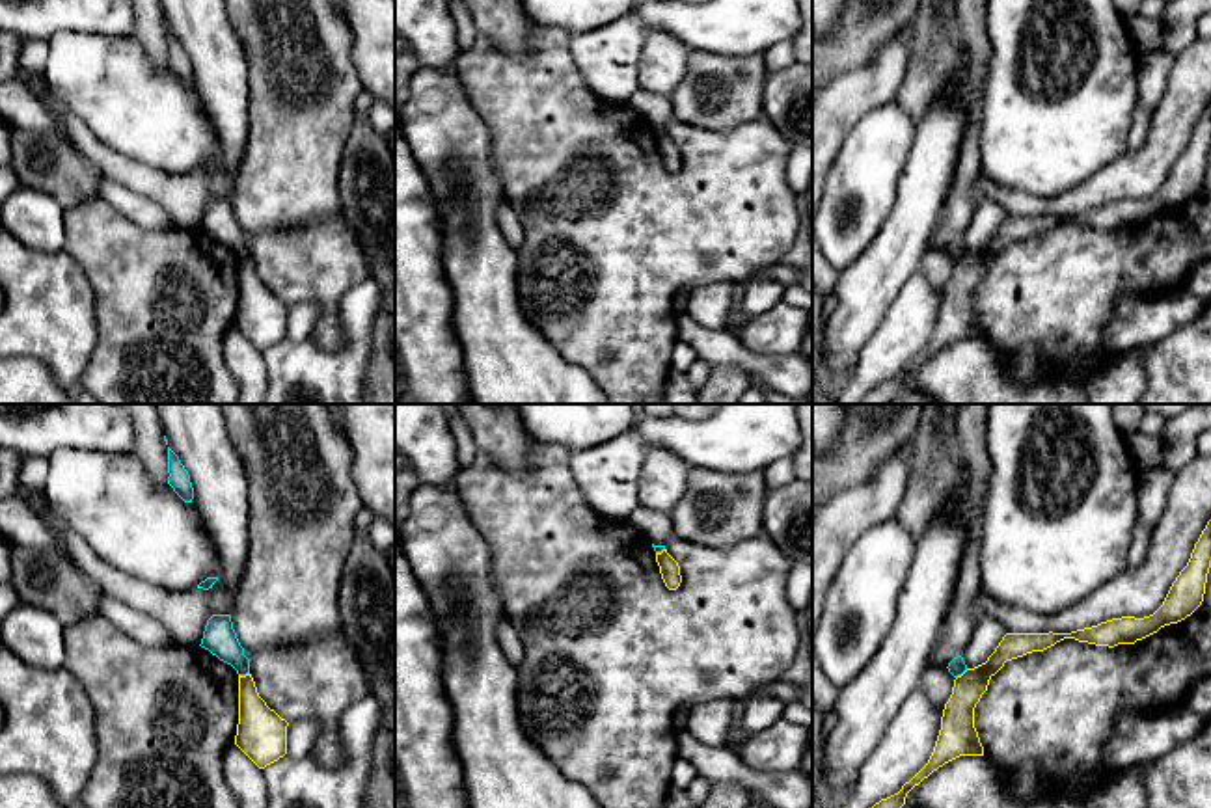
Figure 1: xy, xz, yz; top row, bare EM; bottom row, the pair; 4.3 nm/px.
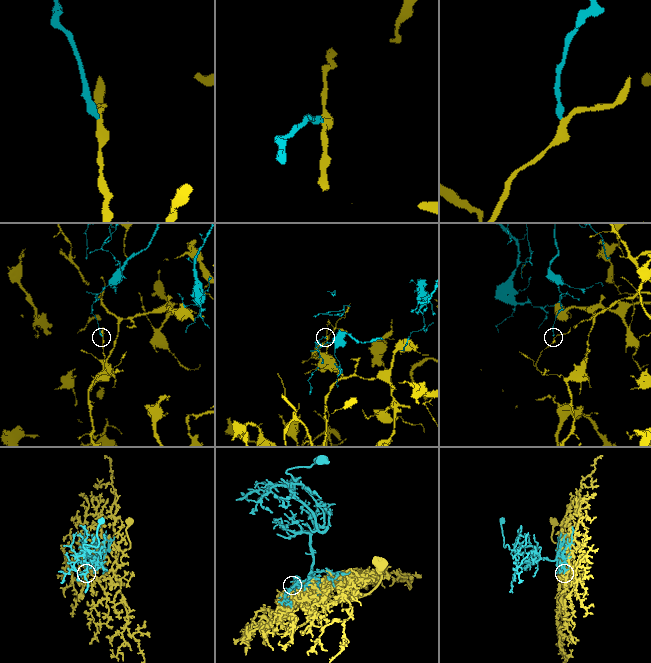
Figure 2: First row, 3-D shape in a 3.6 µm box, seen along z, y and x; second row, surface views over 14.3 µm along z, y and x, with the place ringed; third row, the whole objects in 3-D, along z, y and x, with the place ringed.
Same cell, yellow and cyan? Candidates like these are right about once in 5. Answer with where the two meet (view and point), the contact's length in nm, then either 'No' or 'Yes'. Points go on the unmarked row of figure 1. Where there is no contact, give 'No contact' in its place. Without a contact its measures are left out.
Touches yellow at yz (964, 255). Shared border 70 nm. No

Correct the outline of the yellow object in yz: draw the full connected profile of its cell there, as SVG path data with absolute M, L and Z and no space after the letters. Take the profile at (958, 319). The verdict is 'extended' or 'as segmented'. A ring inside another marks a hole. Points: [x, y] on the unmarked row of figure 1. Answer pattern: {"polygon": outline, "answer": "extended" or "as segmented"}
{"polygon": "M1211 102L1194 127L1187 149L1179 155L1163 188L1153 197L1144 201L1112 201L1071 216L1006 216L986 246L967 251L954 263L952 277L945 287L941 313L928 346L905 365L898 376L876 385L857 404L891 404L905 387L907 376L933 354L959 339L984 339L984 330L974 311L974 290L987 274L989 263L1006 244L1032 235L1043 235L1064 222L1109 231L1135 227L1164 209L1185 203L1202 188L1209 151Z", "answer": "as segmented"}

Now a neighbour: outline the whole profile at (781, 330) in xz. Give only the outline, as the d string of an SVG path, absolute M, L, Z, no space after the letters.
M779 302L769 311L751 318L740 331L743 346L756 354L796 354L810 324L810 309Z

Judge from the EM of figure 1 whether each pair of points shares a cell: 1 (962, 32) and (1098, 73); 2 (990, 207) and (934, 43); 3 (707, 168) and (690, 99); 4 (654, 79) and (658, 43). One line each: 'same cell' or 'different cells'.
1: different cells
2: different cells
3: different cells
4: same cell

